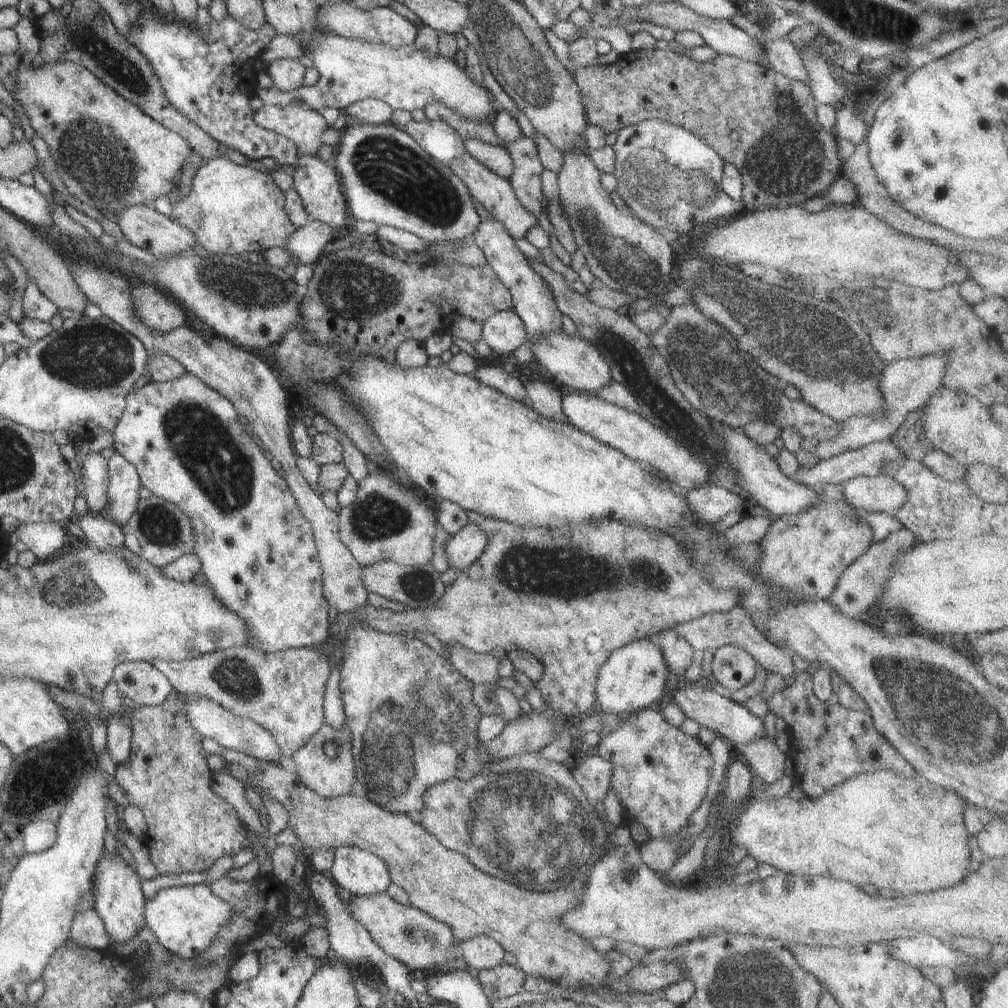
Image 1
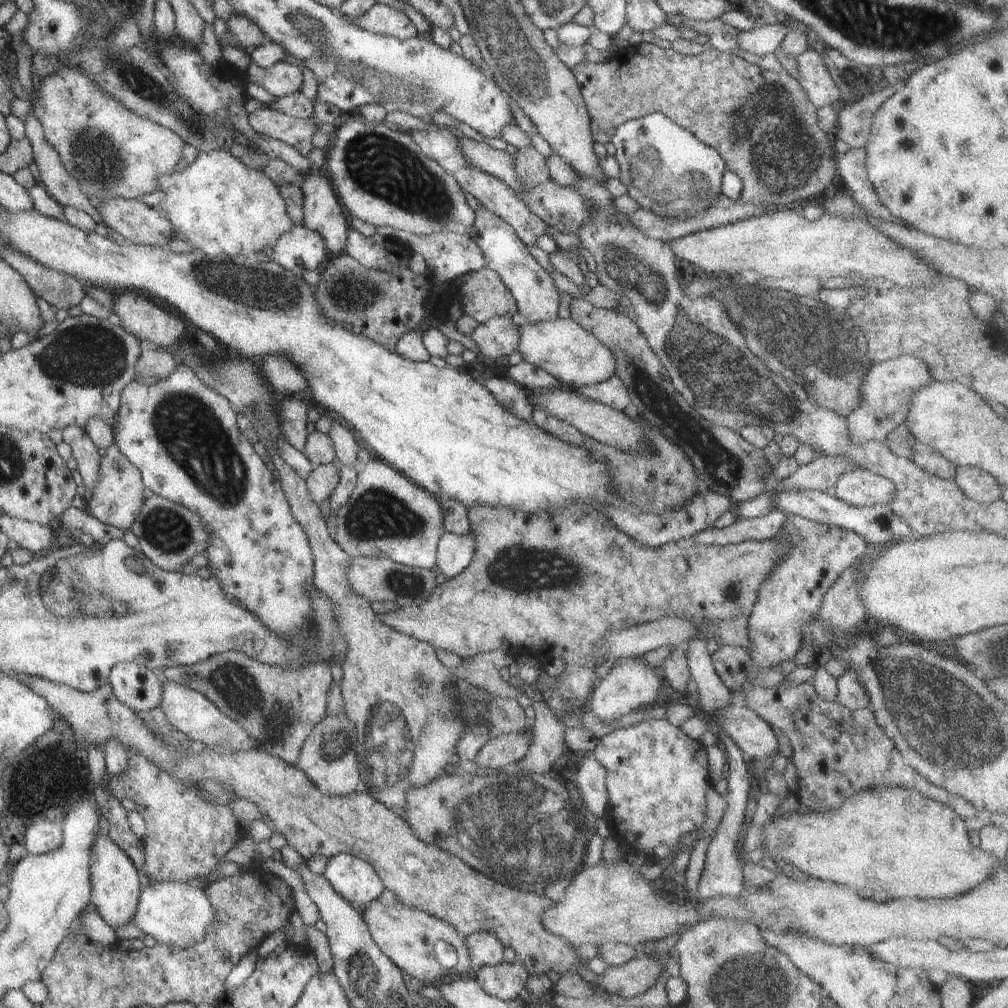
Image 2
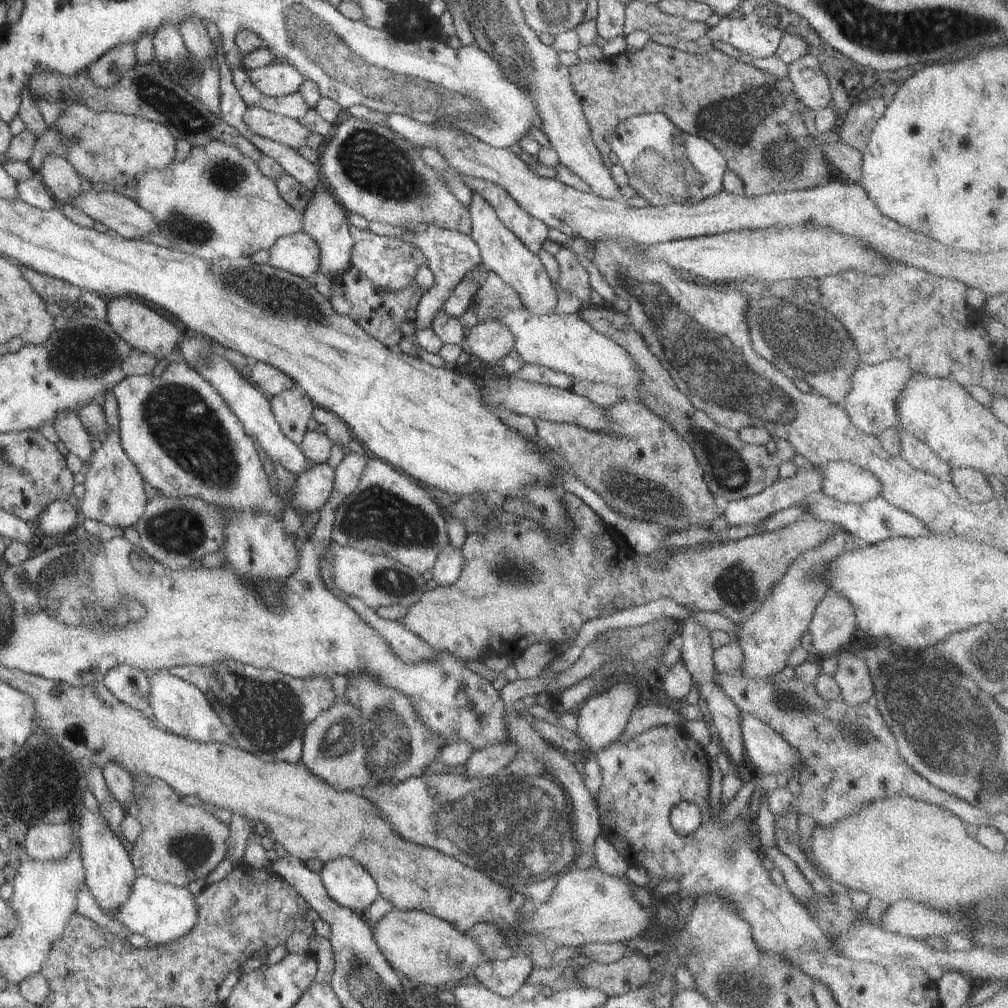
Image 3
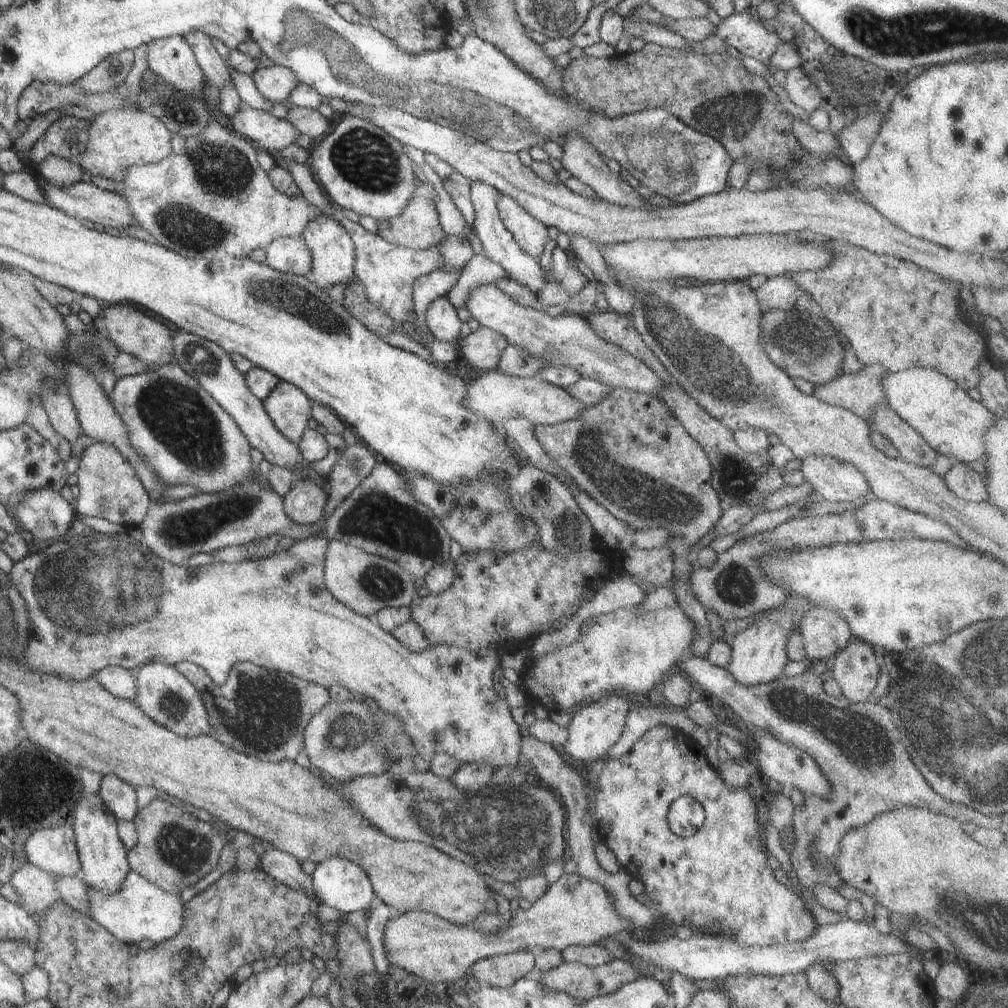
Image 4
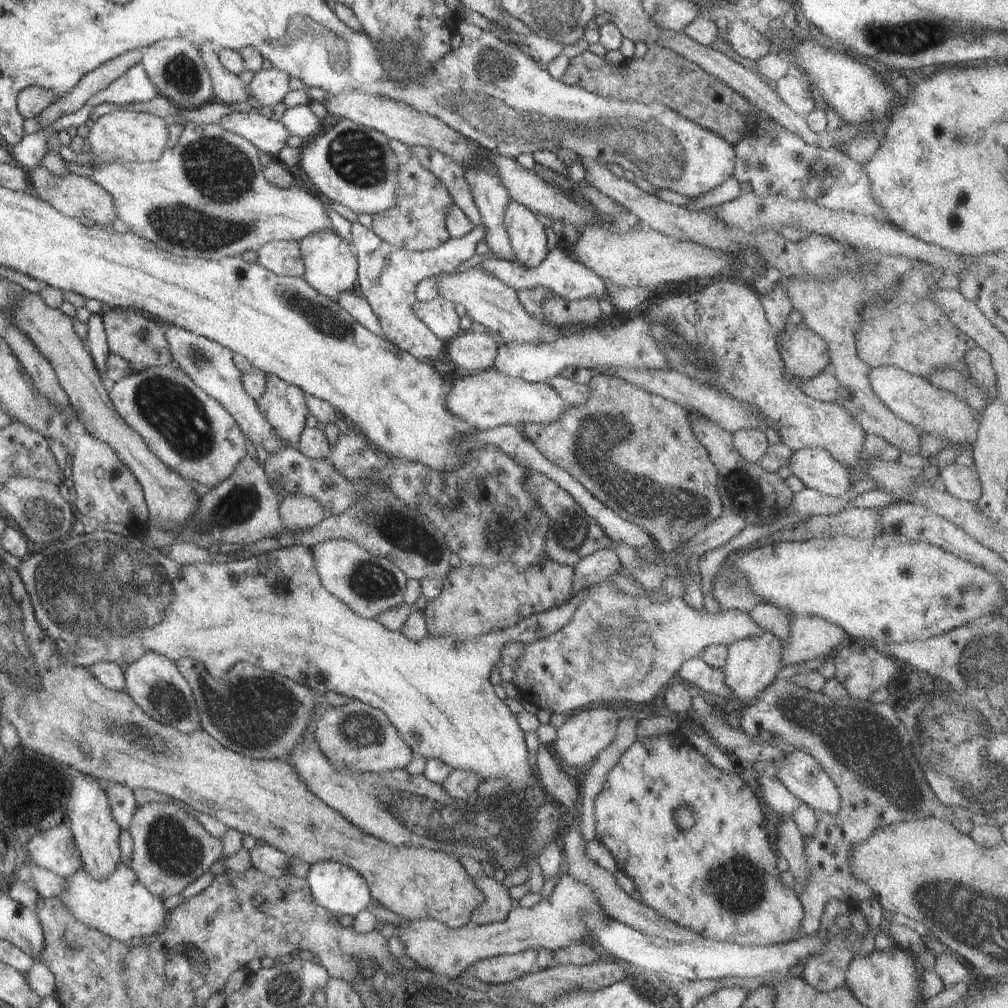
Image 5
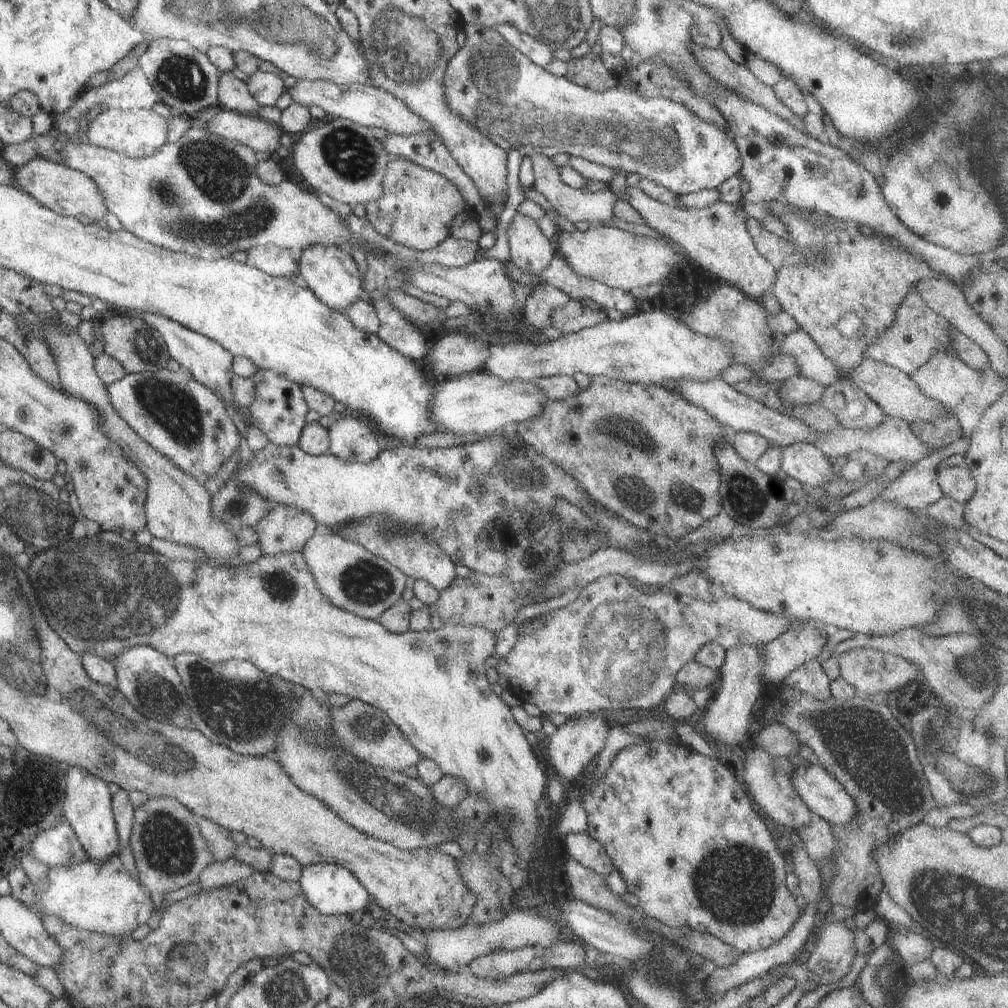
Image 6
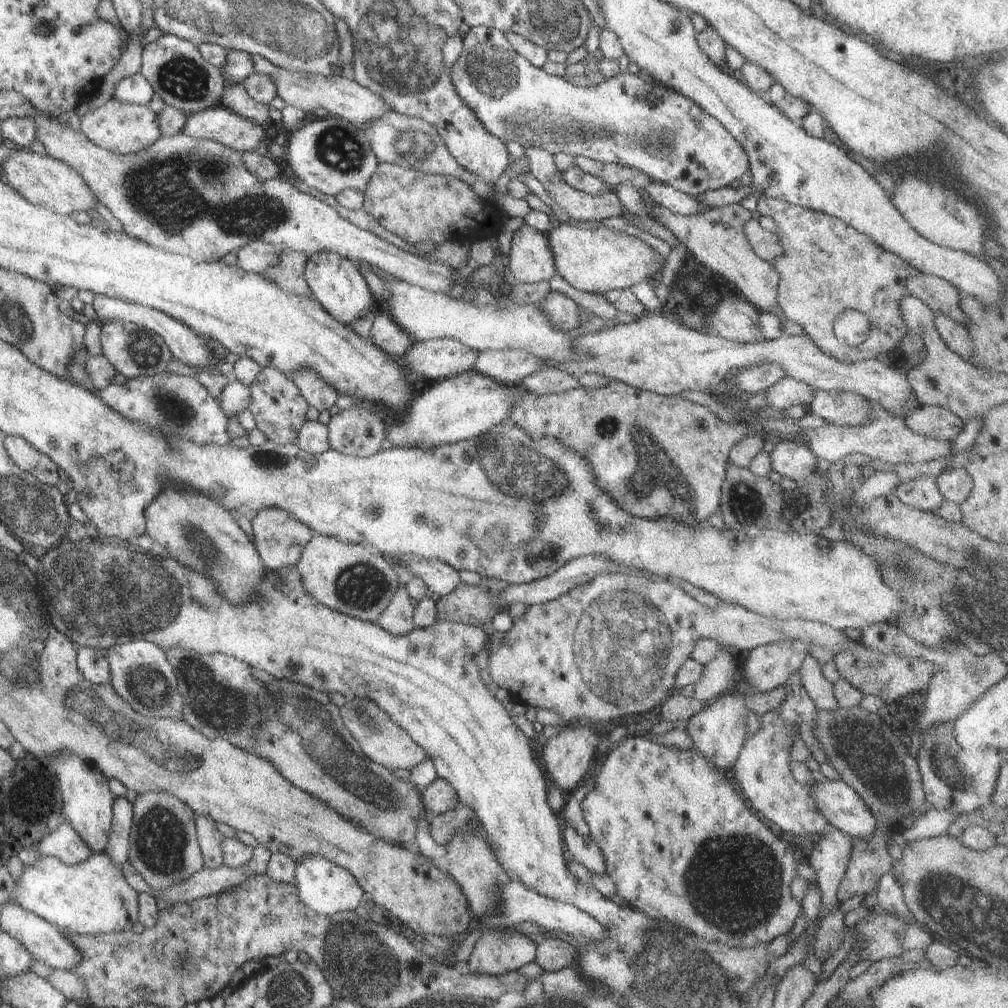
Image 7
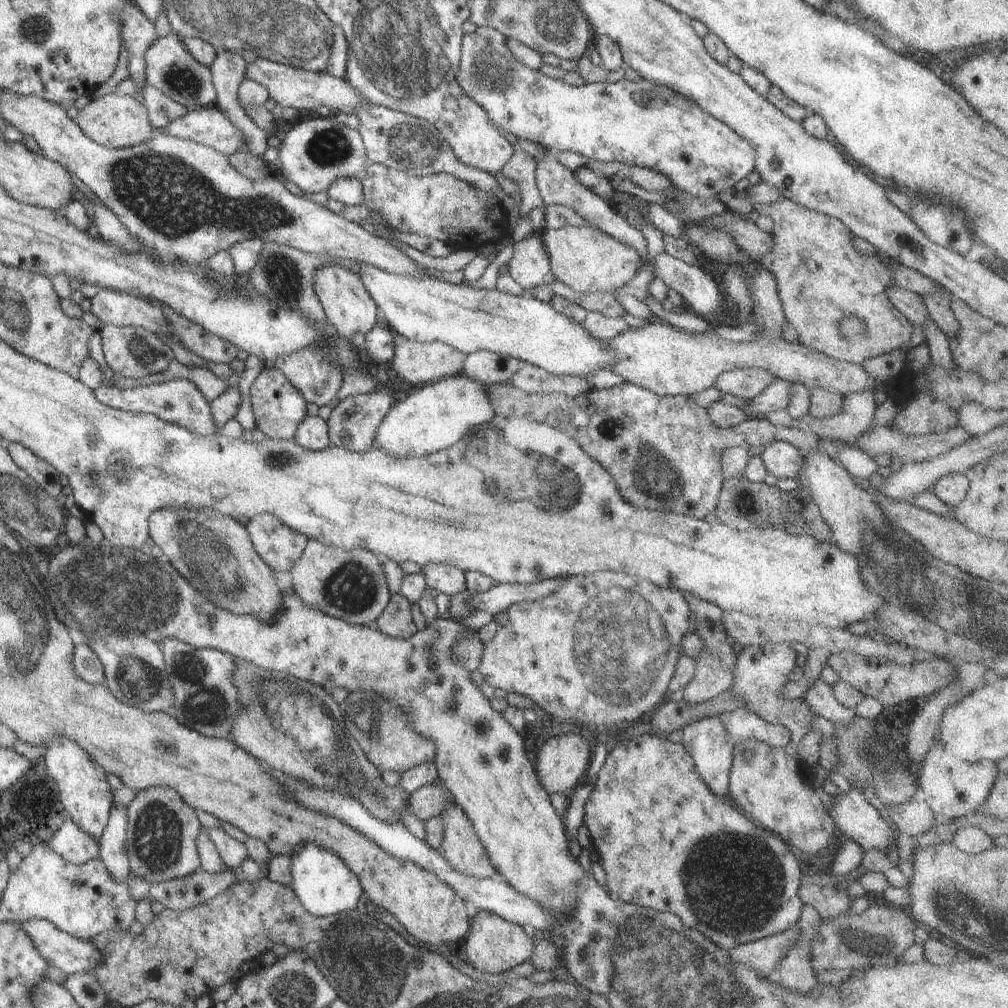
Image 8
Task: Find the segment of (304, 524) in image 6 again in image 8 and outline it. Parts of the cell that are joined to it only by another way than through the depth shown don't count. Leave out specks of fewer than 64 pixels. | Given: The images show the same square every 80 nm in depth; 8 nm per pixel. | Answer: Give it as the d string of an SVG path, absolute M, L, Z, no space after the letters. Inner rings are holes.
M270 513L254 516L245 529L251 536L258 556L274 572L282 574L290 572L300 560L309 539Z

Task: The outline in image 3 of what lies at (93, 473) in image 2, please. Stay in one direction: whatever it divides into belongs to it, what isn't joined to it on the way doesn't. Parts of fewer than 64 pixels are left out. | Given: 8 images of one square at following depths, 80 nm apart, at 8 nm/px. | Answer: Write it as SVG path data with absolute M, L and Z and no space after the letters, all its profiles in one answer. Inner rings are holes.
M61 413L53 424L59 440L83 462L84 469L93 457L92 437L76 413Z

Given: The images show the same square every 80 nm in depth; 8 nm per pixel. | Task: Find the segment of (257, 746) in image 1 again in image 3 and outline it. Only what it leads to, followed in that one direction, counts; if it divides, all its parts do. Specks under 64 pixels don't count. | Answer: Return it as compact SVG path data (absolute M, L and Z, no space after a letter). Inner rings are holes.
M146 672L149 678L149 715L152 715L157 726L173 732L178 736L199 743L228 743L232 733L216 711L210 706L206 697L188 681L182 680L168 672Z

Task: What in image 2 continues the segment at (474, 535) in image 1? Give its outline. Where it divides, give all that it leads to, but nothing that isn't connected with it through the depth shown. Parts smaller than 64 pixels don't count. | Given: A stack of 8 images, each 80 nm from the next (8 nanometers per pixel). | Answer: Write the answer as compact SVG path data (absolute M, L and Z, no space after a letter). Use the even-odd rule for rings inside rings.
M471 530L465 535L444 532L437 544L436 566L446 579L451 579L468 568L475 552L476 537Z

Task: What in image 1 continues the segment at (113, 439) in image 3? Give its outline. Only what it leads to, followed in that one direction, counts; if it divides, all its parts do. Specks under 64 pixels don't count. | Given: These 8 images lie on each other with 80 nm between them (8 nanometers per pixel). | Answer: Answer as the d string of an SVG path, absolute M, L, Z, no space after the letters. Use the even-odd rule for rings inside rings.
M118 451L108 460L109 485L107 499L111 504L104 515L110 515L113 522L127 526L132 514L141 499L139 490L141 480L136 467L124 458Z

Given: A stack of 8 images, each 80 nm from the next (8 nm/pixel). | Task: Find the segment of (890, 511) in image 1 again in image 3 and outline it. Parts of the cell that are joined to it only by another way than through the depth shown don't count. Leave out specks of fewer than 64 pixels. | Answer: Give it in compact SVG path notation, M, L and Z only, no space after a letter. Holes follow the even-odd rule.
M846 461L821 466L823 493L843 503L860 504L881 496L880 481L869 470Z

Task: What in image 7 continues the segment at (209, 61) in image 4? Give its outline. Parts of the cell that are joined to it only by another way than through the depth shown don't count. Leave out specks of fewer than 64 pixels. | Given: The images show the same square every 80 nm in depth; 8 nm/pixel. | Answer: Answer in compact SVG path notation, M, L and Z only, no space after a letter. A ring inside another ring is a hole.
M240 83L223 87L221 92L221 106L229 108L237 115L251 120L260 126L266 126L268 122L271 122L268 116L269 107L250 98L250 95Z

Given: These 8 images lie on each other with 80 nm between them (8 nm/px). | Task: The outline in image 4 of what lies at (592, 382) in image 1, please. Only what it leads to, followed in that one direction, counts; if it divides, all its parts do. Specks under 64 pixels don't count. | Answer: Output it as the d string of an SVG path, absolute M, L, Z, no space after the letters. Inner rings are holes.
M494 283L482 285L467 297L466 307L480 325L501 332L510 345L525 349L530 356L543 359L549 366L568 366L581 377L601 382L609 388L620 387L643 395L661 394L661 386L665 383L657 374L620 346L601 339L584 317L574 313L550 317L546 310L536 311L514 302Z

